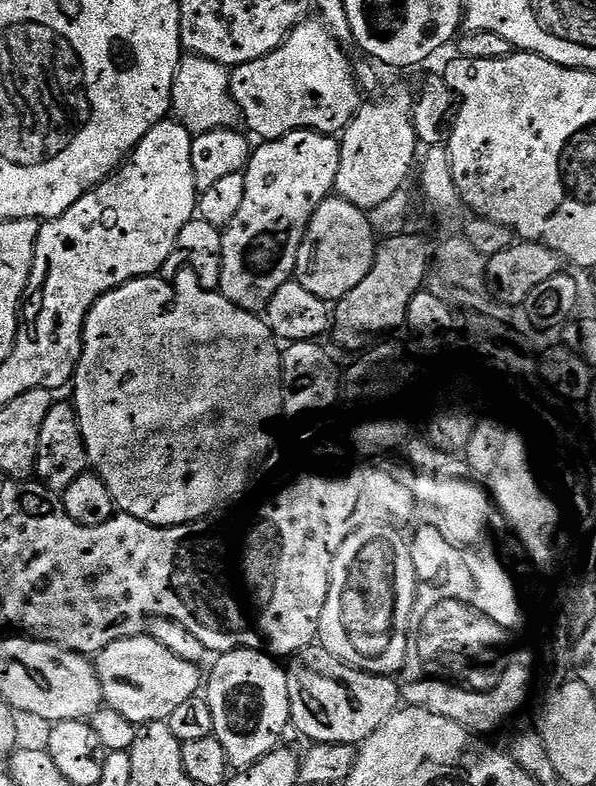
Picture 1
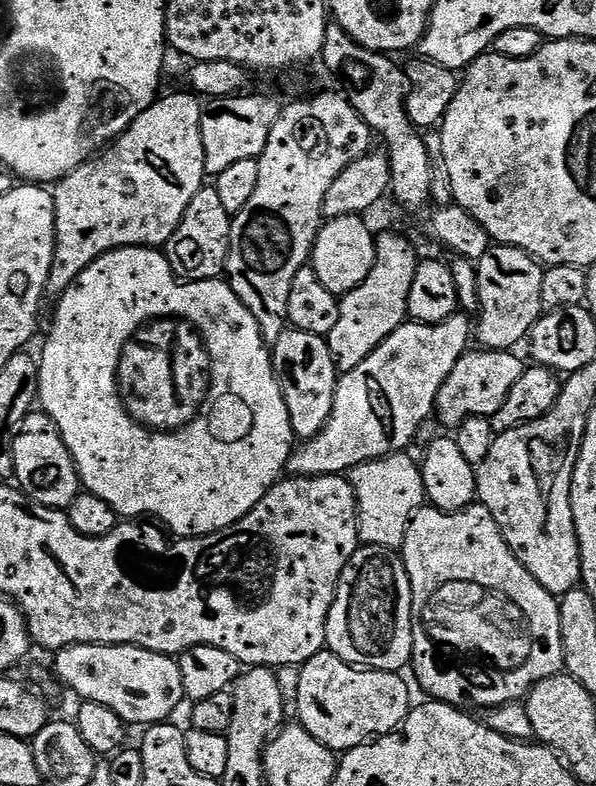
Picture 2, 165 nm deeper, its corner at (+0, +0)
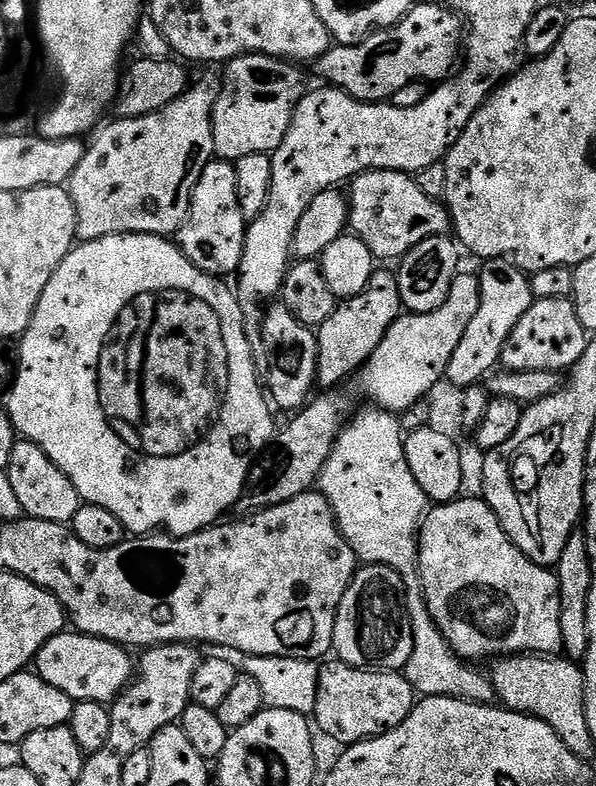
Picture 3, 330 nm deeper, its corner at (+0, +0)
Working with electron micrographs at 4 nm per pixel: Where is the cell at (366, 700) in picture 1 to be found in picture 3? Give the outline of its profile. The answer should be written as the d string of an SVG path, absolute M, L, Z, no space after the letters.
M332 658L320 664L314 724L340 746L351 746L394 730L394 726L412 713L412 705L417 699L417 693L400 672L356 668L339 658Z

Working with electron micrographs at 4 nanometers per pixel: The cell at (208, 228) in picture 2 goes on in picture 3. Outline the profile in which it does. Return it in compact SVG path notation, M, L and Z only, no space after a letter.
M212 159L206 170L202 170L192 191L188 217L178 233L180 253L194 262L198 270L217 278L228 278L231 272L232 275L239 273L248 225L249 221L242 218L242 210L238 207L238 174L235 163Z

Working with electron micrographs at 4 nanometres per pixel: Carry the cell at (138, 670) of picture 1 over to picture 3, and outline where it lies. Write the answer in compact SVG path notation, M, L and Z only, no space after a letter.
M75 630L59 632L42 646L34 661L36 675L50 686L58 686L73 702L85 700L111 705L112 701L132 683L134 660L121 645L111 644L97 636L85 636Z

